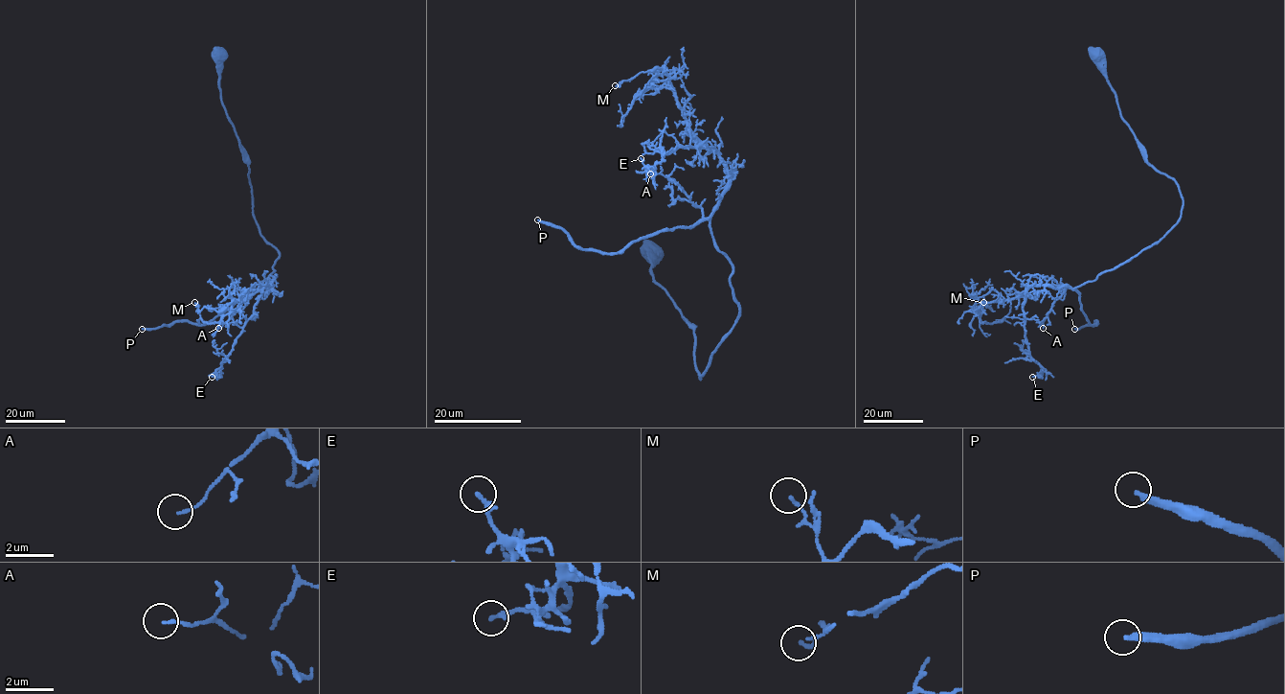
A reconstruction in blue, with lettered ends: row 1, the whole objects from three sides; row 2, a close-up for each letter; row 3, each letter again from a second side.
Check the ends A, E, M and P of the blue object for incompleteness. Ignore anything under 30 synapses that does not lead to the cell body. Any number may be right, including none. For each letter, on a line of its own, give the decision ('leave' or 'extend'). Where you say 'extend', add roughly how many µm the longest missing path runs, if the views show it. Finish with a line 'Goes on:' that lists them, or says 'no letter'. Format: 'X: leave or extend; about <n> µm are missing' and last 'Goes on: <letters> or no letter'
A: leave
E: leave
M: leave
P: extend; about 70 µm are missing
Goes on: P

